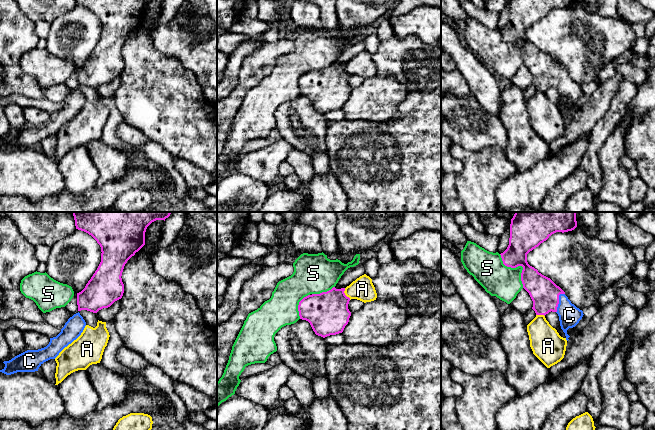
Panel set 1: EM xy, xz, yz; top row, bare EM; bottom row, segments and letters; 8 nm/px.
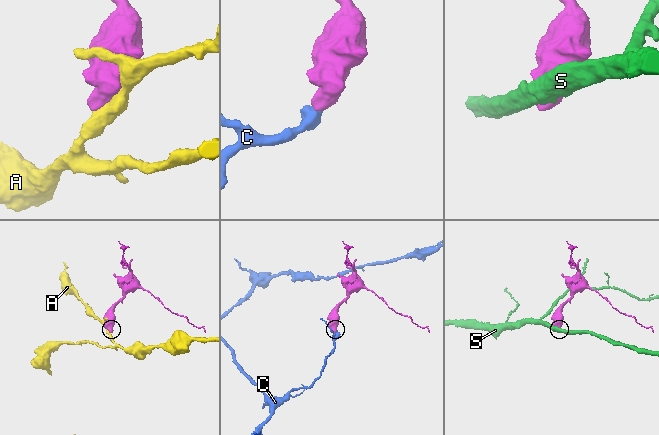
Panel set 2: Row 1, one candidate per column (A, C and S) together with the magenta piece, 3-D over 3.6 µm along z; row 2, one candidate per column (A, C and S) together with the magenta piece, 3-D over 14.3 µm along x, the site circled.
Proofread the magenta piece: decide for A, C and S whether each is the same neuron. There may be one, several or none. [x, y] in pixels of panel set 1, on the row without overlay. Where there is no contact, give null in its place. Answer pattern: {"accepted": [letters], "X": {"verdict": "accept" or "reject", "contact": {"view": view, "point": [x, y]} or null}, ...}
{"accepted": ["C"], "A": {"verdict": "reject", "contact": {"view": "xz", "point": [344, 70]}}, "C": {"verdict": "accept", "contact": {"view": "yz", "point": [558, 77]}}, "S": {"verdict": "reject", "contact": {"view": "yz", "point": [518, 41]}}}

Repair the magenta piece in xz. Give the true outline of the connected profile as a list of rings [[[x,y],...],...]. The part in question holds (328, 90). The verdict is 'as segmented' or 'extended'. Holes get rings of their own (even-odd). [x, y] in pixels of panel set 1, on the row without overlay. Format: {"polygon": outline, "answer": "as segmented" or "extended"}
{"polygon": [[[333,63],[327,68],[304,73],[298,81],[300,95],[308,97],[315,110],[323,114],[342,109],[351,92],[348,85],[350,74],[345,71],[344,67],[345,64]]], "answer": "as segmented"}

